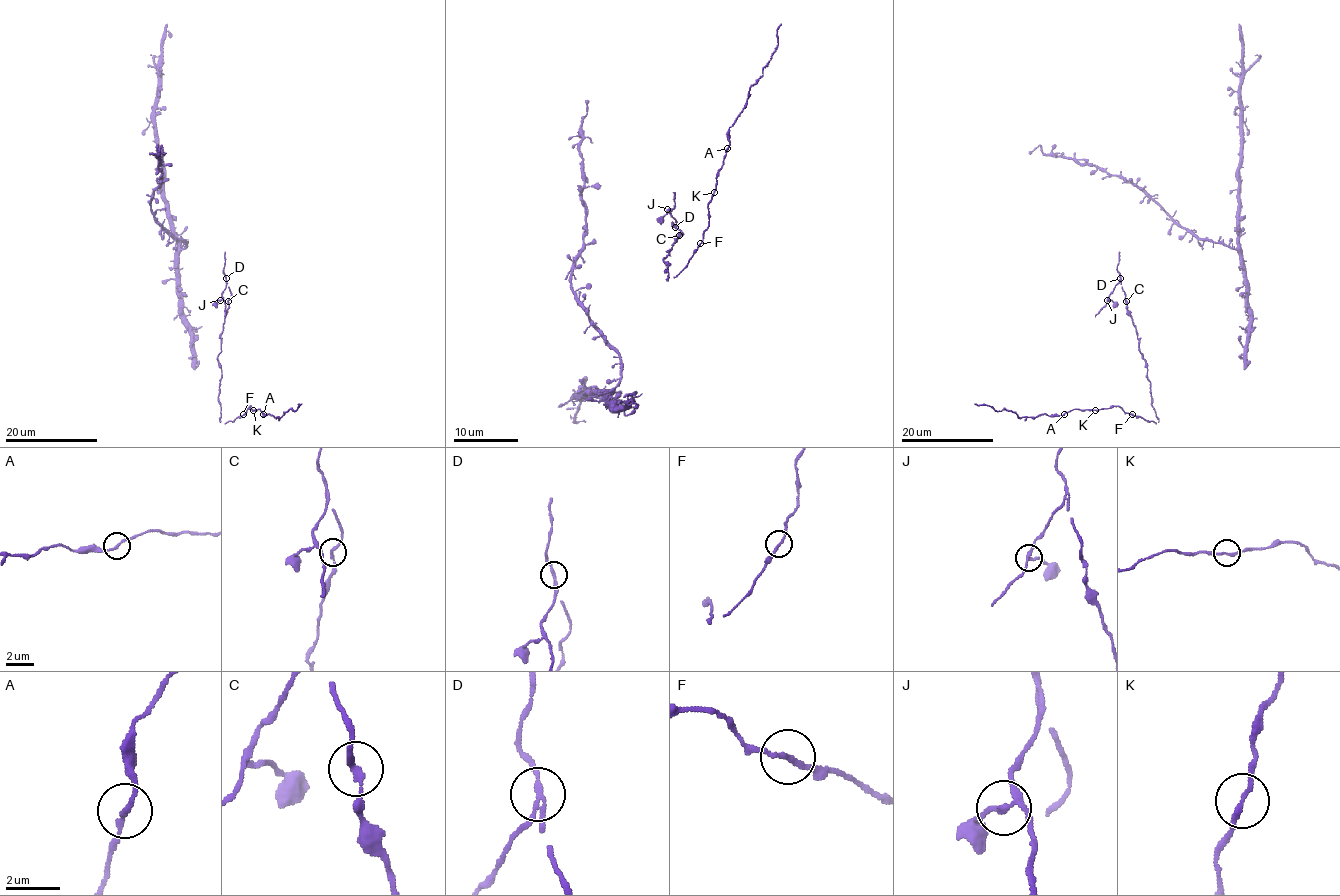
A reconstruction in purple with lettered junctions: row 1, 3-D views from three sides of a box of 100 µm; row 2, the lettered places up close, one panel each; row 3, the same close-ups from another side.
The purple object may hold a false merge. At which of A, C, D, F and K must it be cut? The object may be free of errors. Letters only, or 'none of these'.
D

